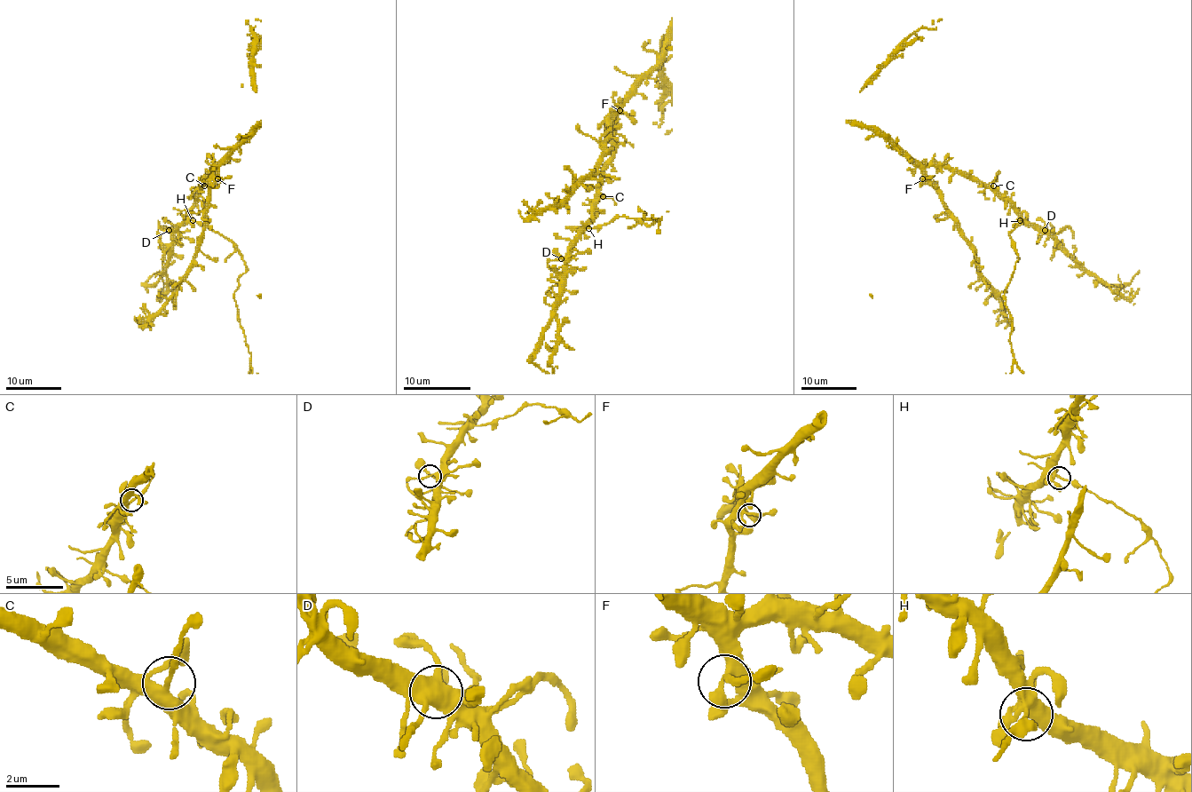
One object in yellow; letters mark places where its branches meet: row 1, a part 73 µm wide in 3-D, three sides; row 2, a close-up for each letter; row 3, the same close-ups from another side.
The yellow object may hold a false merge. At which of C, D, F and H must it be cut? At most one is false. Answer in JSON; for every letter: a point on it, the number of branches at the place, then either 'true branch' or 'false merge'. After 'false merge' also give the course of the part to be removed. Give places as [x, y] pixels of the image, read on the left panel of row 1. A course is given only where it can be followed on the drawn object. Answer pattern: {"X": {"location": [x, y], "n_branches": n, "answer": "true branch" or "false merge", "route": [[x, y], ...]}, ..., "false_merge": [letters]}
{"C": {"location": [204, 186], "n_branches": 3, "answer": "true branch"}, "D": {"location": [169, 230], "n_branches": 3, "answer": "true branch"}, "F": {"location": [217, 178], "n_branches": 3, "answer": "true branch"}, "H": {"location": [193, 220], "n_branches": 3, "answer": "false merge", "route": [[193, 220], [222, 234], [244, 262], [246, 272], [239, 279], [234, 299], [251, 355], [252, 373], [258, 373]]}, "false_merge": ["H"]}

